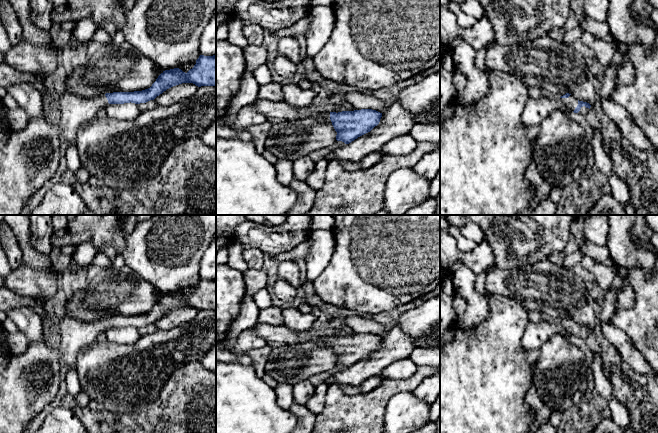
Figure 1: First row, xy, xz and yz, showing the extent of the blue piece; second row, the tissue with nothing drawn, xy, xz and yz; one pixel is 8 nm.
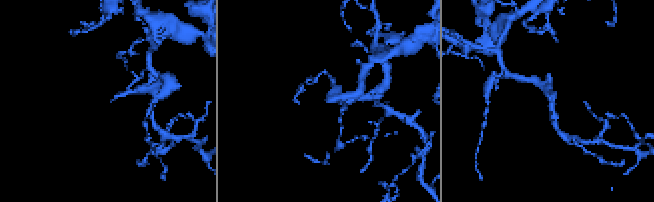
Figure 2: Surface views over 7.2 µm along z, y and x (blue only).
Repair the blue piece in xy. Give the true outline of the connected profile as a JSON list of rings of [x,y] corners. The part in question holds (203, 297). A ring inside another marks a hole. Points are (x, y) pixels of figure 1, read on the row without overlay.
[[[200,279],[194,291],[187,297],[179,292],[165,294],[148,313],[134,316],[106,317],[91,322],[81,322],[66,316],[49,317],[44,306],[38,306],[35,299],[22,298],[6,287],[0,288],[0,310],[7,312],[23,306],[35,311],[42,321],[47,321],[53,331],[59,335],[58,349],[62,364],[65,364],[67,368],[76,367],[79,350],[92,344],[100,333],[106,332],[109,328],[146,327],[154,324],[167,313],[182,307],[193,307],[198,311],[216,310],[216,279]]]

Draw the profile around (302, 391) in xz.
[[[303,380],[293,385],[293,402],[305,405],[314,394],[315,386],[309,380]]]

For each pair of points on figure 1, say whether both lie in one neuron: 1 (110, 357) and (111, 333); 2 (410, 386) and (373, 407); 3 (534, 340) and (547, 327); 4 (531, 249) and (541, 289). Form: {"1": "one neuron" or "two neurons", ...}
{"1": "two neurons", "2": "one neuron", "3": "one neuron", "4": "two neurons"}

